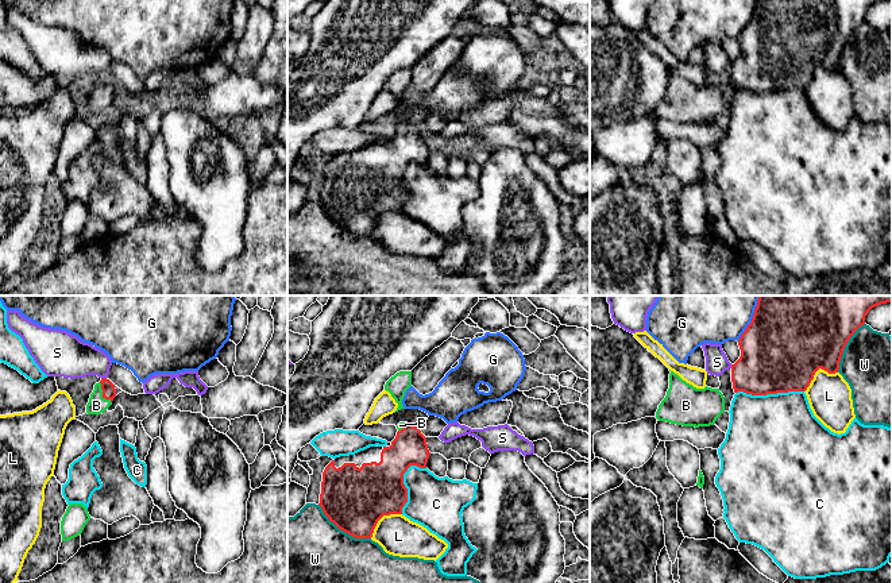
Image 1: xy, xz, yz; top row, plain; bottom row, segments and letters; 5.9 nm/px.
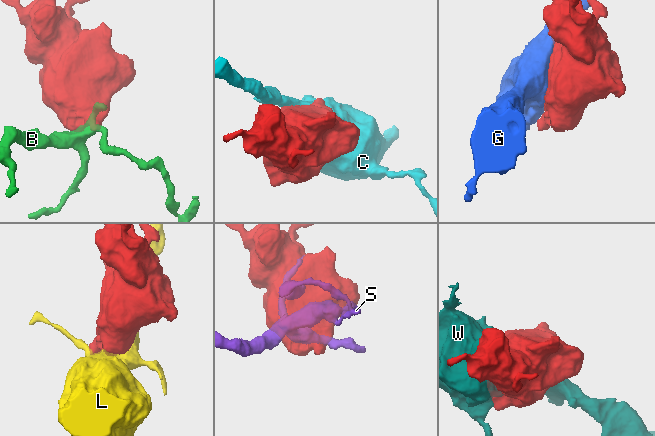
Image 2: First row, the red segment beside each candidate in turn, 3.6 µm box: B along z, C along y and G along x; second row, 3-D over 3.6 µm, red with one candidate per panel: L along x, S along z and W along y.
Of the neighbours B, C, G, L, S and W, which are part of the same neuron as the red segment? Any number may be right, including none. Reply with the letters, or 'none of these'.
B

